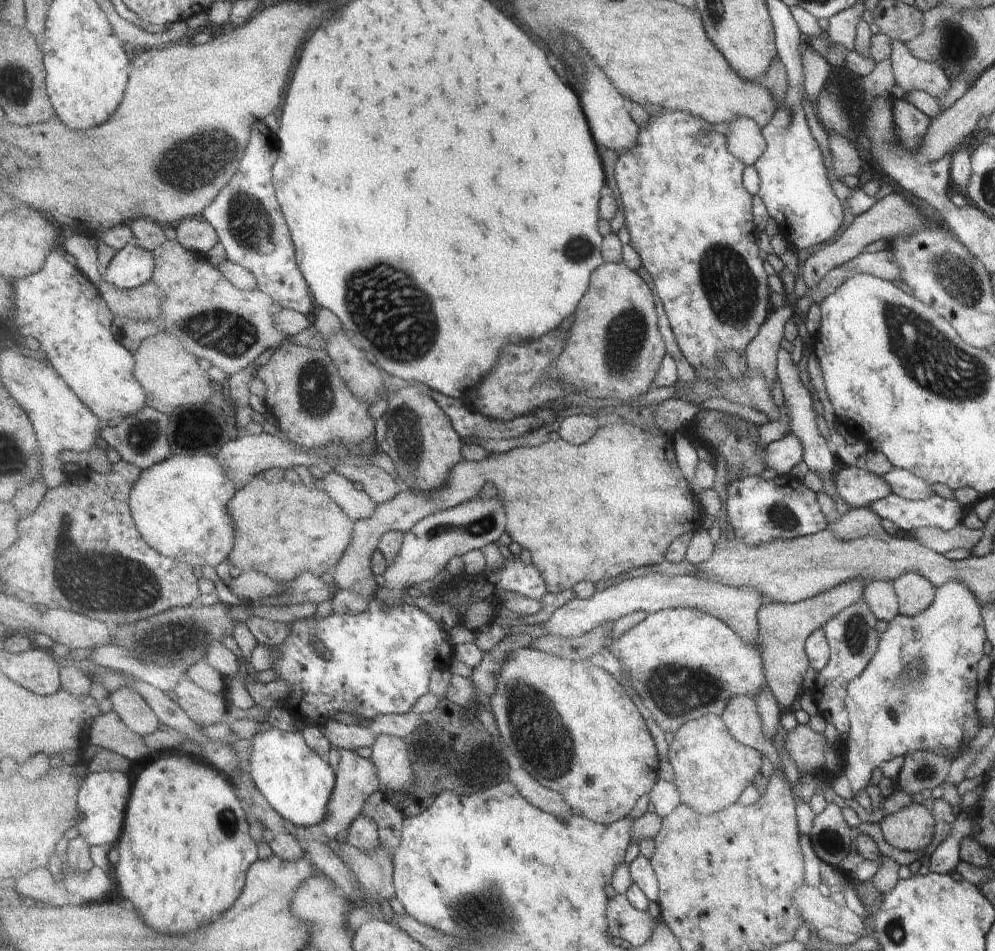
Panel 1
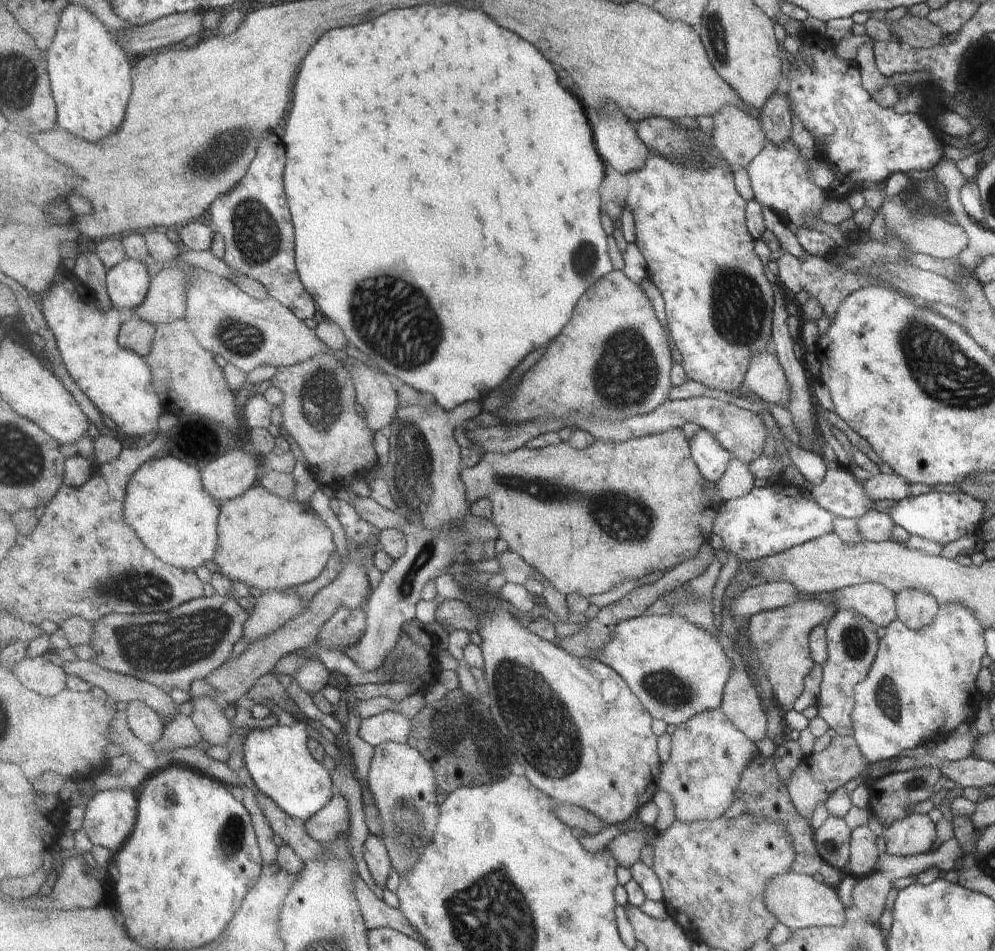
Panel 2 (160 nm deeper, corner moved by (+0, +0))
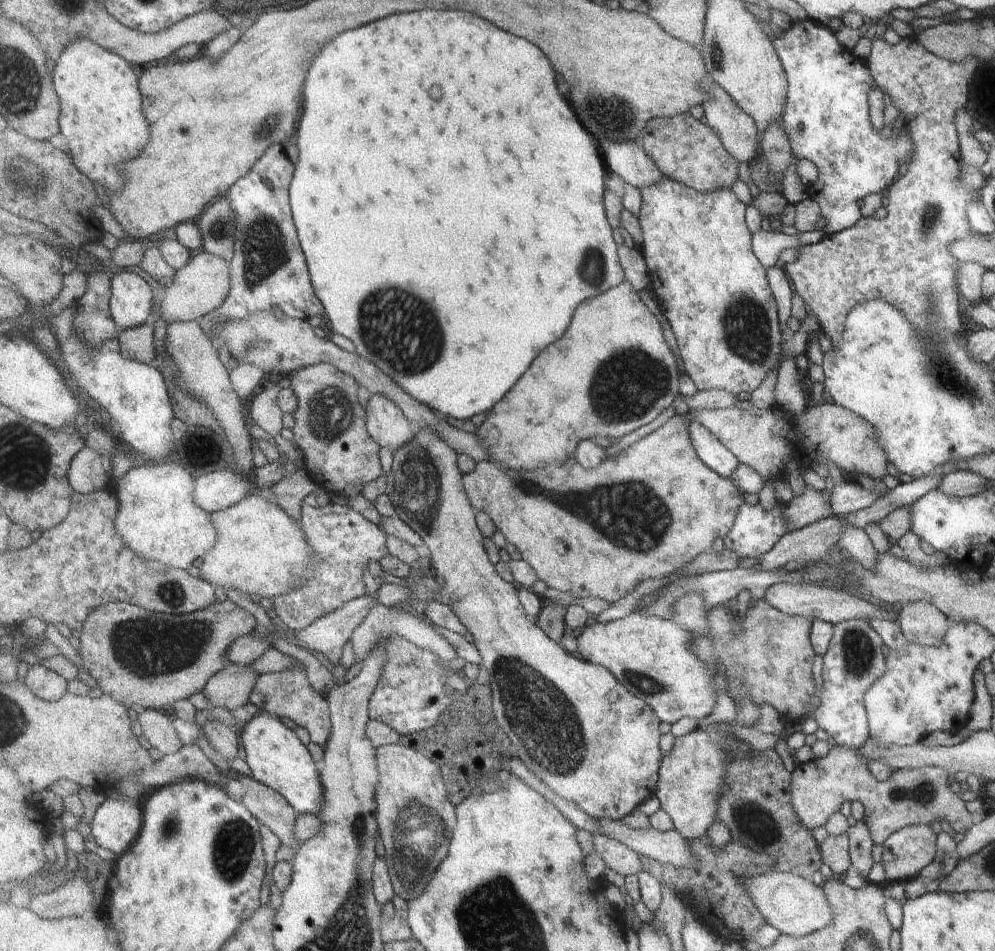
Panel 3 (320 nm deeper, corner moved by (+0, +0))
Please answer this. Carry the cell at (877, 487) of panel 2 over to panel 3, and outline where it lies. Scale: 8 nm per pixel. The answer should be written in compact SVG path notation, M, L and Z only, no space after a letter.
M843 482L830 484L829 498L833 515L849 515L859 509L868 507L877 497L881 496L881 490L875 488L875 492L868 492L859 484Z

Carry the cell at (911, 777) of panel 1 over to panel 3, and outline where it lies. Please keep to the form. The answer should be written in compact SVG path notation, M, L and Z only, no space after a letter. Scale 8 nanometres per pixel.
M833 746L829 748L825 757L813 760L812 764L795 763L794 769L790 773L790 805L802 825L811 831L814 828L823 827L826 820L829 820L833 813L838 812L841 802L845 802L845 800L860 802L864 808L862 821L867 825L873 844L881 845L890 834L900 828L919 824L929 826L932 820L945 820L955 833L965 834L974 824L960 795L952 793L949 789L947 775L946 770L942 768L922 766L918 769L895 769L884 781L876 781L868 771L867 764L863 762L860 755L856 754L856 749Z

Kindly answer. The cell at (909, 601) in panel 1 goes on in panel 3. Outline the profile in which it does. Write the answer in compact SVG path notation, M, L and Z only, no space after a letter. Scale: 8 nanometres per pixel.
M925 601L905 603L895 616L905 640L922 647L939 646L949 624L935 606Z

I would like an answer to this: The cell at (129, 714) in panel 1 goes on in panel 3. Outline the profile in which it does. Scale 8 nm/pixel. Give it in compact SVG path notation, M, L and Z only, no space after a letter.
M147 709L138 719L146 740L163 754L175 754L185 747L173 721L160 711Z

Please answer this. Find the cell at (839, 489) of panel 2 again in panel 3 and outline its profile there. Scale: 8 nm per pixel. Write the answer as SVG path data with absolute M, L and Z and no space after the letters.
M805 485L799 496L792 497L788 502L779 503L778 507L786 522L786 529L796 531L831 515L829 488L830 486L818 493Z

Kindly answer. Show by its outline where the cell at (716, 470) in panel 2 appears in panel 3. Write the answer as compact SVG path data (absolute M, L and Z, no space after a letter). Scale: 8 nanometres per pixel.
M695 421L690 426L692 445L699 458L723 478L731 479L740 460L704 424Z

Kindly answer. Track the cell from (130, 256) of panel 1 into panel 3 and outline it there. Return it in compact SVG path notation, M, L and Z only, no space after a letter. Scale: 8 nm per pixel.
M122 271L112 276L112 317L121 329L134 329L150 323L153 316L153 290L139 274Z

